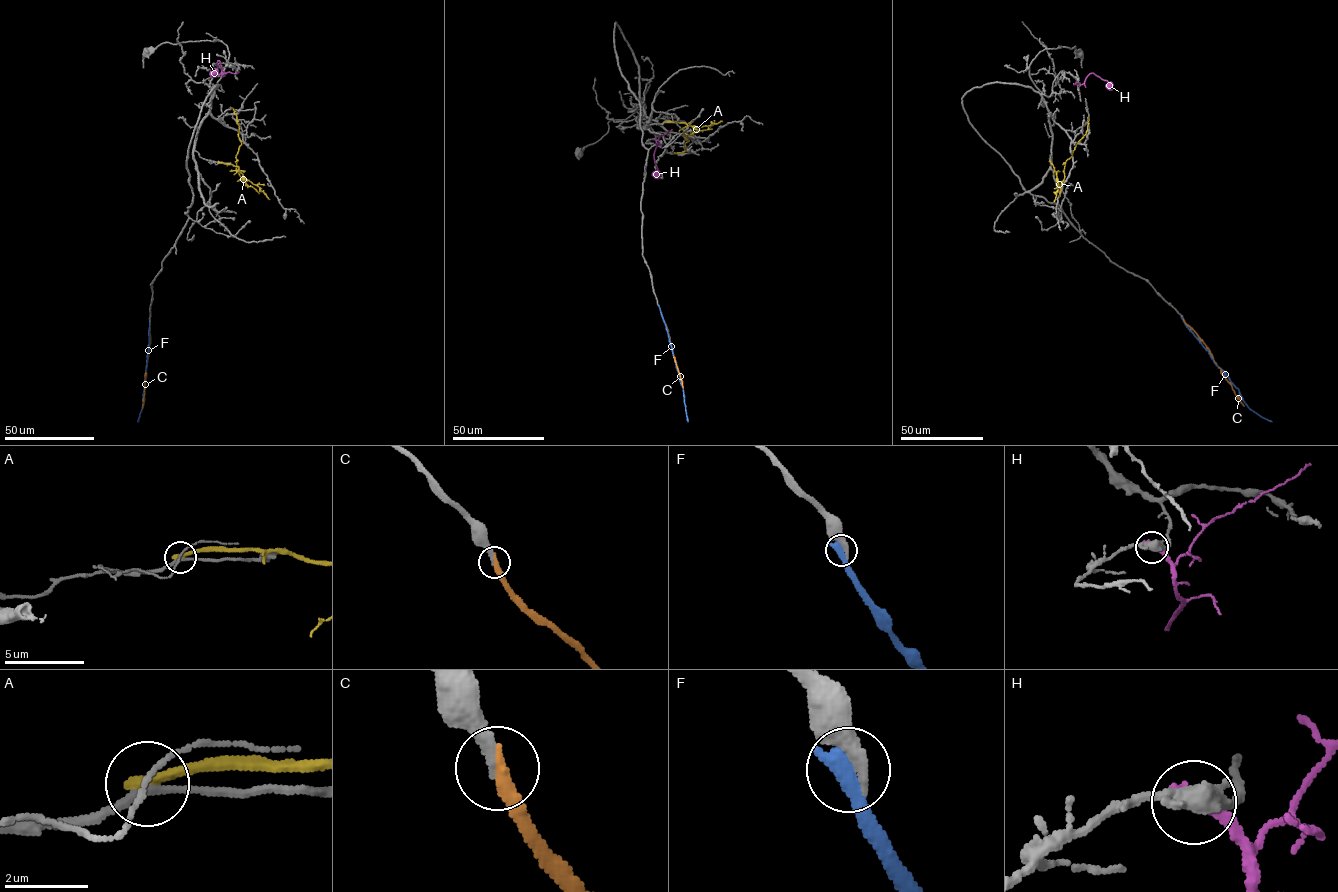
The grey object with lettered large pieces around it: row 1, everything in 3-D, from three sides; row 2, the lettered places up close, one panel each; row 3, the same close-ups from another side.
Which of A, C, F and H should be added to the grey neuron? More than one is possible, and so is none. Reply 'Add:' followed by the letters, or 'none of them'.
Add: C

